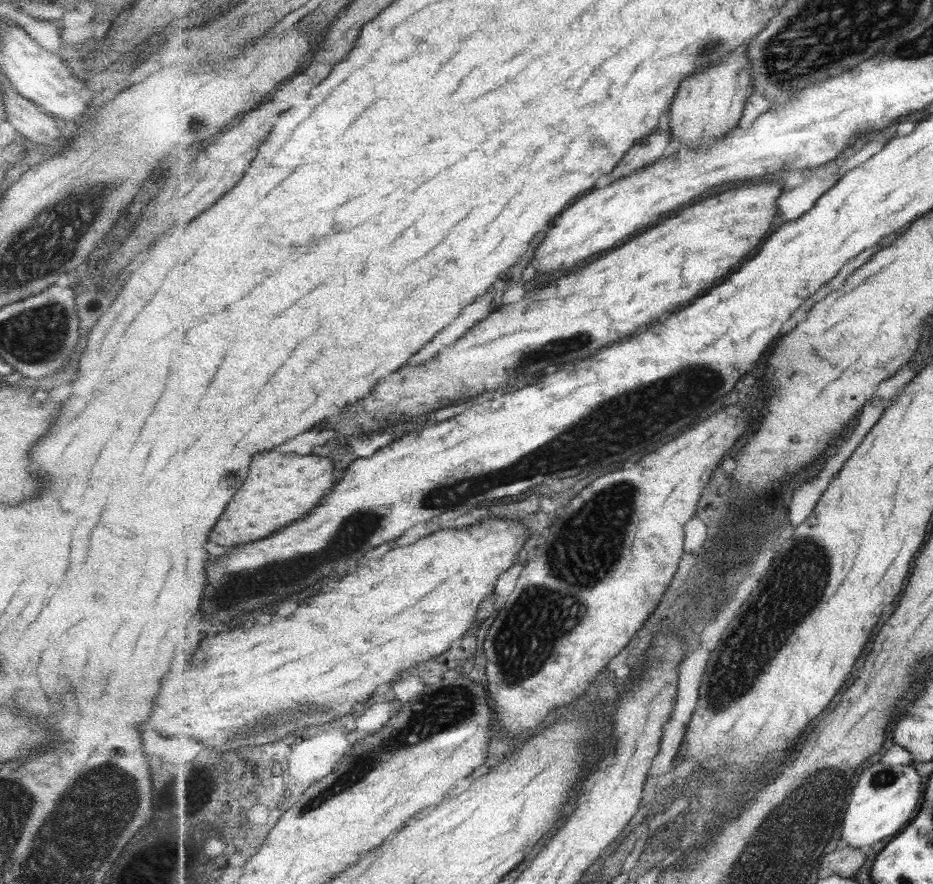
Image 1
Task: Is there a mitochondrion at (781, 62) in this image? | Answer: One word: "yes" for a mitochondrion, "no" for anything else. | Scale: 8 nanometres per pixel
yes

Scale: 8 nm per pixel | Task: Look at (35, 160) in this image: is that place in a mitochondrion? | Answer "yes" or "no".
no

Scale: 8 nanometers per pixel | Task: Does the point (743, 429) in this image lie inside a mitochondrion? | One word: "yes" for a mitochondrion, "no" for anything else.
no

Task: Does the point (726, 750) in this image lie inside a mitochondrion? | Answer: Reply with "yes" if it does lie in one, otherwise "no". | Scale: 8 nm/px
no

